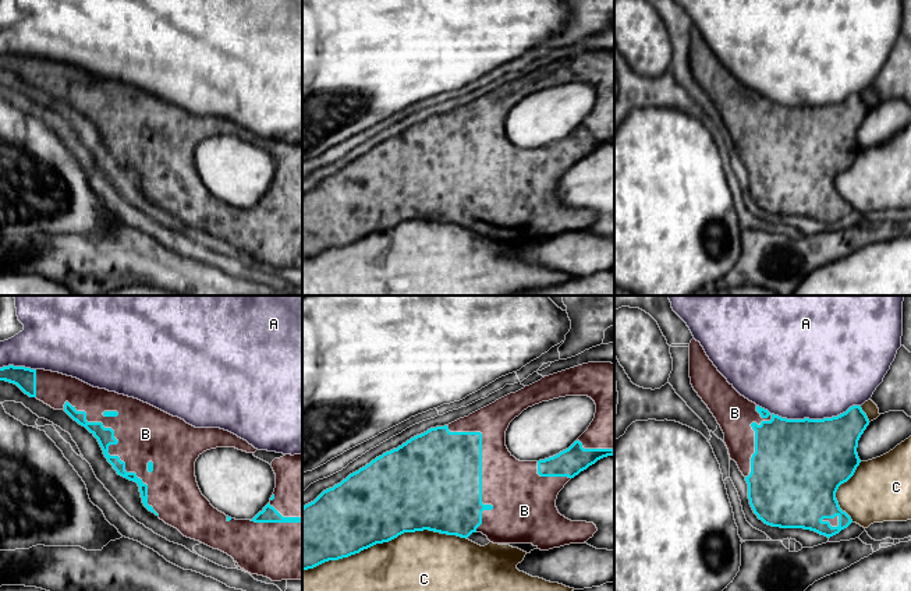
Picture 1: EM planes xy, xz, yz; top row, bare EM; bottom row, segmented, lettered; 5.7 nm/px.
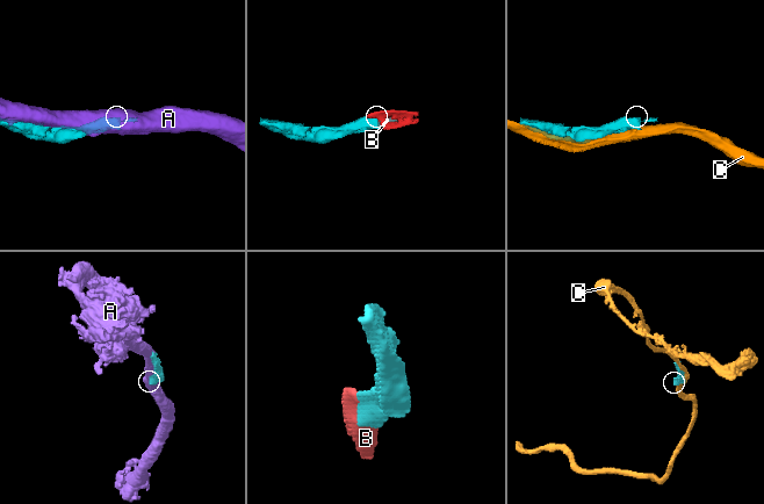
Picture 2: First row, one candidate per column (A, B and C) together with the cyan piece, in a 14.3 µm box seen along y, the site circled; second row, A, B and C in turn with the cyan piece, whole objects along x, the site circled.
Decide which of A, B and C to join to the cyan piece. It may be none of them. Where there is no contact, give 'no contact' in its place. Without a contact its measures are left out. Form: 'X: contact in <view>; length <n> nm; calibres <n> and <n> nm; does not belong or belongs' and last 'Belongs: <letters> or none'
A: contact in yz; length 600 nm; calibres 500 and 500 nm; does not belong
B: contact in xy; length 850 nm; calibres 100 and 320 nm; belongs
C: contact in xz; length 950 nm; calibres 440 and 480 nm; does not belong
Belongs: B

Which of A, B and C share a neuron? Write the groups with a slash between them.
A / B / C

